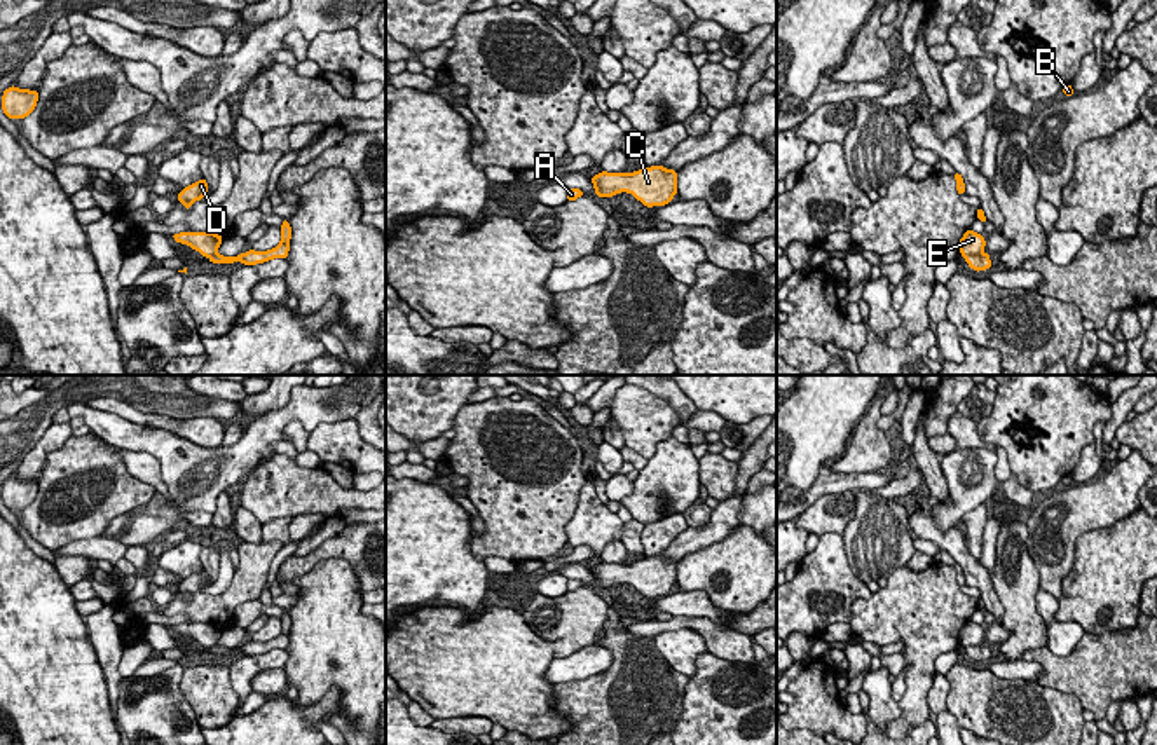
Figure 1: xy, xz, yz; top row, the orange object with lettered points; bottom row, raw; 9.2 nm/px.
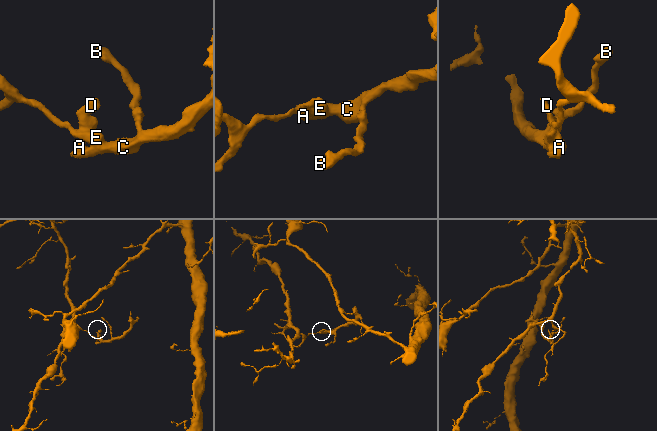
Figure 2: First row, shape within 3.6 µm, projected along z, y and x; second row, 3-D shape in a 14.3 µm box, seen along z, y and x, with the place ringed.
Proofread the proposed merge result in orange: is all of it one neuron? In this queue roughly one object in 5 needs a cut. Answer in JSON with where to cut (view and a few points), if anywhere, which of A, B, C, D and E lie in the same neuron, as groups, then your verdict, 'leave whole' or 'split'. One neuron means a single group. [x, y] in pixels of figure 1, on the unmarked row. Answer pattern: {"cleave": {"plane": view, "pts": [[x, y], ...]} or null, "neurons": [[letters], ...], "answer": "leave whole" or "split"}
{"cleave": {"plane": "yz", "pts": [[981, 642], [965, 648]]}, "neurons": [["A", "B", "C", "D"], ["E"]], "answer": "split"}

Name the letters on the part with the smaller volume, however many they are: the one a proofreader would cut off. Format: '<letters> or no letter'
A, B, C, D

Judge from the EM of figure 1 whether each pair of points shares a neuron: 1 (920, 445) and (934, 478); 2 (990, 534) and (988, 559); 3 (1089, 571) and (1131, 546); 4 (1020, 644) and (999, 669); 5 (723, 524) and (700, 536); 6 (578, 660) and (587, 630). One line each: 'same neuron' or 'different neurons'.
1: same neuron
2: same neuron
3: same neuron
4: different neurons
5: same neuron
6: different neurons

